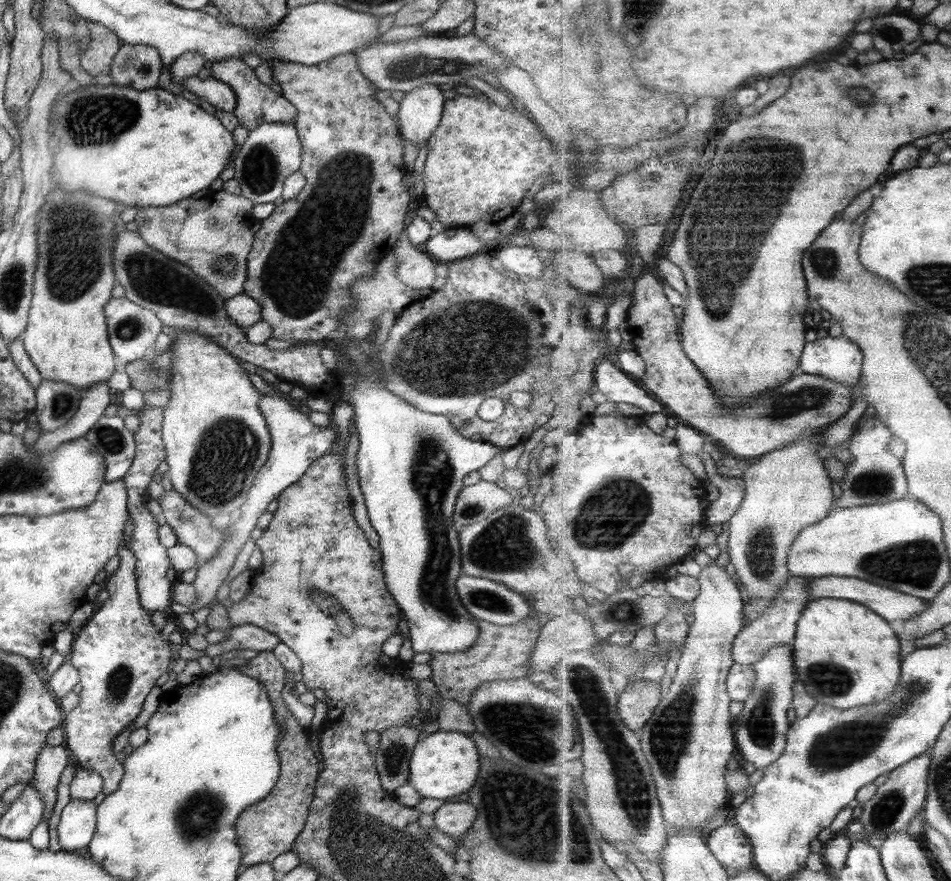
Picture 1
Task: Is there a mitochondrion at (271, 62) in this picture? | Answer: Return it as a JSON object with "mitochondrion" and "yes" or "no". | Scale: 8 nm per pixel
{"mitochondrion":"no"}

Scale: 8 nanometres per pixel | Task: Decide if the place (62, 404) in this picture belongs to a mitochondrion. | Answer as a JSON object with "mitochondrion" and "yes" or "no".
{"mitochondrion":"yes"}

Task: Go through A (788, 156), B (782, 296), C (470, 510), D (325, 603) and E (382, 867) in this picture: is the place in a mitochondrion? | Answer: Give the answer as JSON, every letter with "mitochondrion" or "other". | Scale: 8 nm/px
{"A":"mitochondrion","B":"other","C":"mitochondrion","D":"mitochondrion","E":"mitochondrion"}

